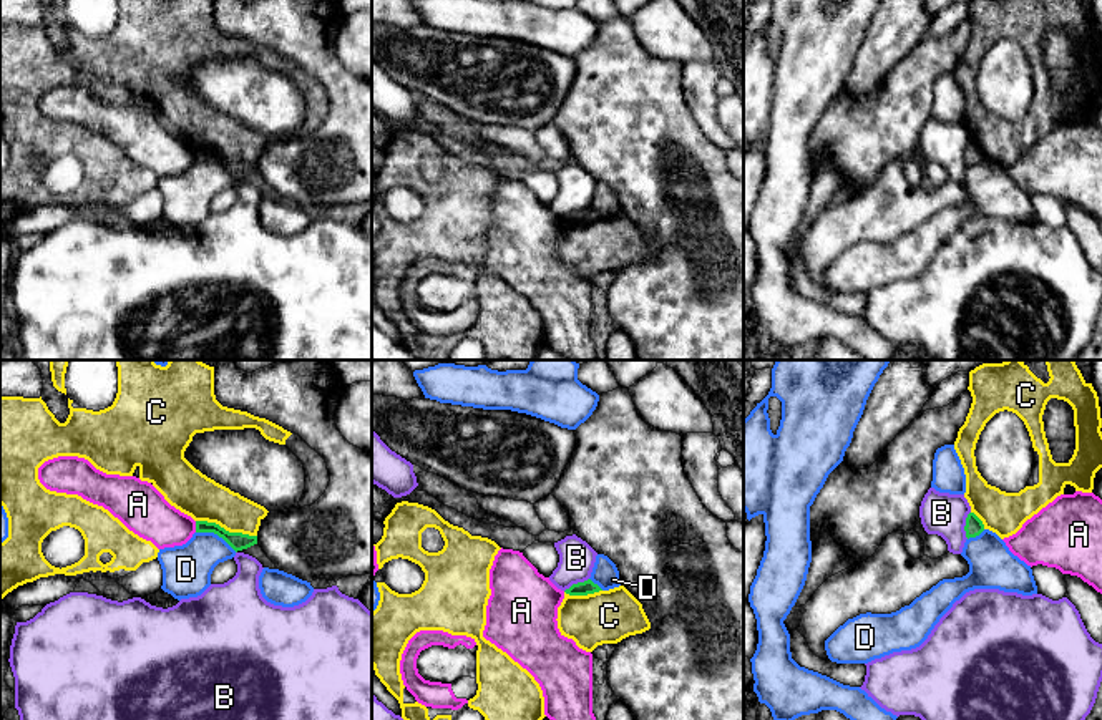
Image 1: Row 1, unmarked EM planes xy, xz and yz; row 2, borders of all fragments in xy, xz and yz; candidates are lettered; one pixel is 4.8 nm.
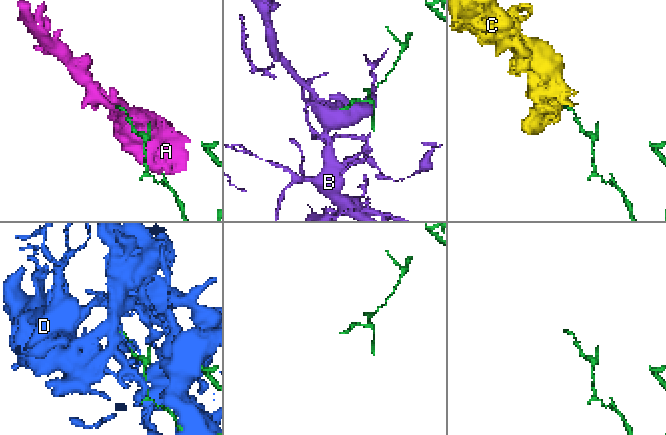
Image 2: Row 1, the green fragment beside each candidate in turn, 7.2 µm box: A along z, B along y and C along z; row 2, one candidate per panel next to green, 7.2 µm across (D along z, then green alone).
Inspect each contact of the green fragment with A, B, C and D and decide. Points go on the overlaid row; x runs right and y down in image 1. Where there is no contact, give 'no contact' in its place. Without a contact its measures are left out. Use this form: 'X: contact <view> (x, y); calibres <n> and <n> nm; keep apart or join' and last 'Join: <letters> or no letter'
A: contact xy (196, 526); calibres 90 and 220 nm; keep apart
B: contact yz (966, 525); calibres 90 and 200 nm; keep apart
C: contact xy (224, 530); calibres 90 and 220 nm; keep apart
D: contact xy (216, 533); calibres 90 and 240 nm; keep apart
Join: no letter

